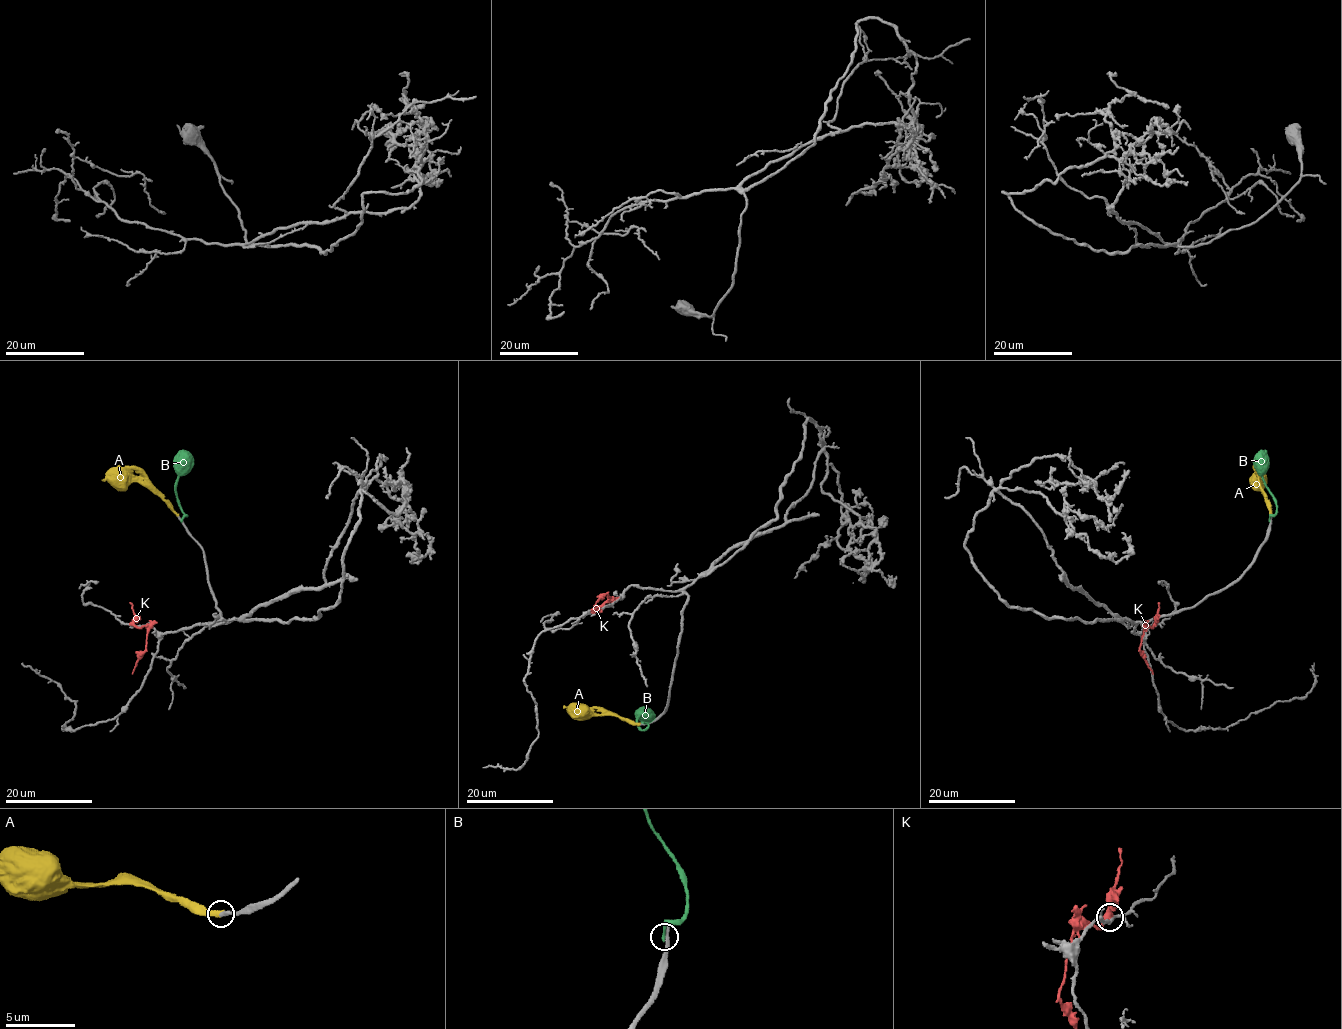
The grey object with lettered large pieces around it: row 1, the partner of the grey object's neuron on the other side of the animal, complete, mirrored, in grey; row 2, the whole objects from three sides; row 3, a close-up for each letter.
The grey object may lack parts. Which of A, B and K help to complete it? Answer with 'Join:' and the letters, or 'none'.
Join: A

